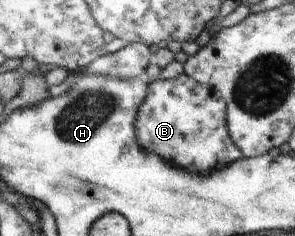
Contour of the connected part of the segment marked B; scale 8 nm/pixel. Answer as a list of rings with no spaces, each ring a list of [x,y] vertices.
[[[186,74],[170,80],[156,79],[149,83],[148,98],[142,103],[140,114],[137,115],[136,127],[142,148],[185,168],[186,172],[208,176],[210,172],[226,168],[228,164],[244,158],[241,149],[234,144],[229,134],[228,102],[225,97],[217,88],[203,85]]]

